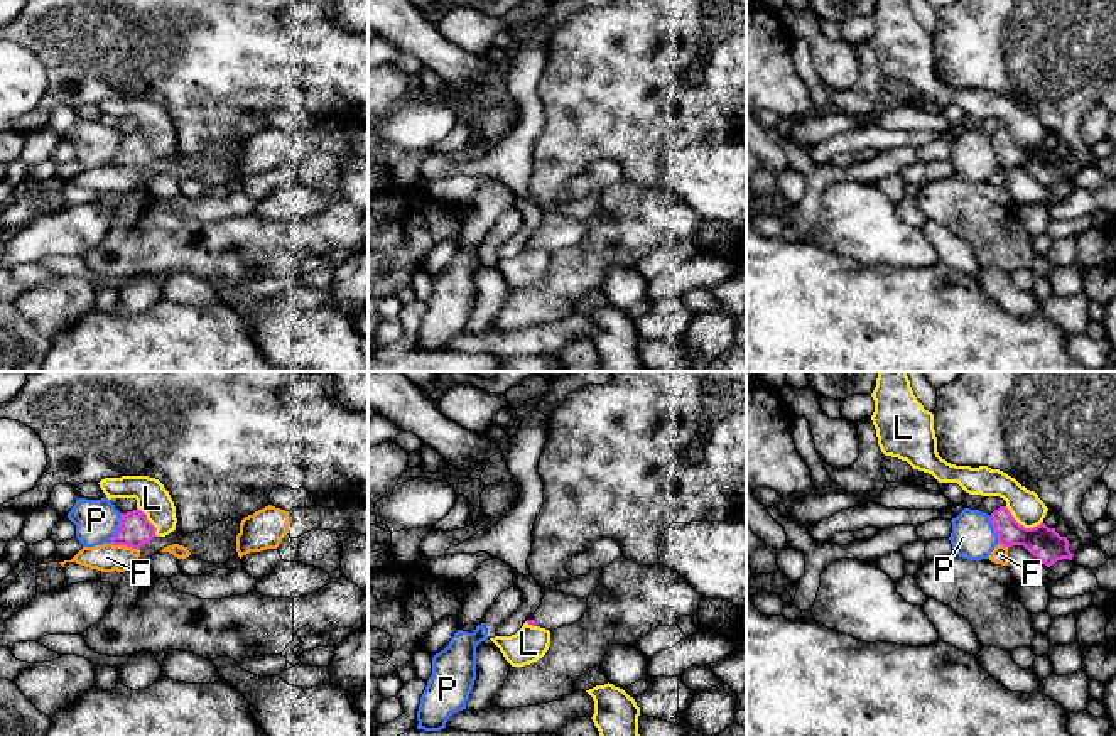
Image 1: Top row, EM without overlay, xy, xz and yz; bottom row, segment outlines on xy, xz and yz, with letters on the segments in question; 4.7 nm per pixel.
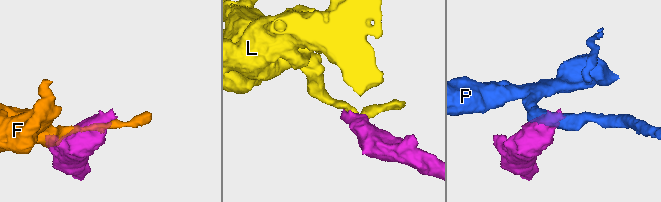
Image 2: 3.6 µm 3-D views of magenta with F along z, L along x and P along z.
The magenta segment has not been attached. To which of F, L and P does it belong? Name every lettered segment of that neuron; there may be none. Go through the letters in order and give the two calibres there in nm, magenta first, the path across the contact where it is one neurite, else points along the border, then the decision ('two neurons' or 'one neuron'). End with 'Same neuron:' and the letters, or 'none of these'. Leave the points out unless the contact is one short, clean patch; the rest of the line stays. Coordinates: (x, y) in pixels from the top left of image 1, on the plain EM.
F: 160 nm thick on the magenta side, 140 nm on the other; two neurons
L: 160 nm thick on the magenta side, 160 nm on the other; border along yz (1005, 129), (1025, 149), (1035, 149), (1042, 144); two neurons
P: 160 nm thick on the magenta side, 220 nm on the other; two neurons
Same neuron: none of these

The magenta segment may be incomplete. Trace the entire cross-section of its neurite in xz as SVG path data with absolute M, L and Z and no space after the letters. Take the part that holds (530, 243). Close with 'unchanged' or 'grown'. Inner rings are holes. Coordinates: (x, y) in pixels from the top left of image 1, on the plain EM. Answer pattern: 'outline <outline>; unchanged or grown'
outline M547 211L539 231L527 241L532 248L554 253L561 248L582 241L588 231L588 221Z; grown

